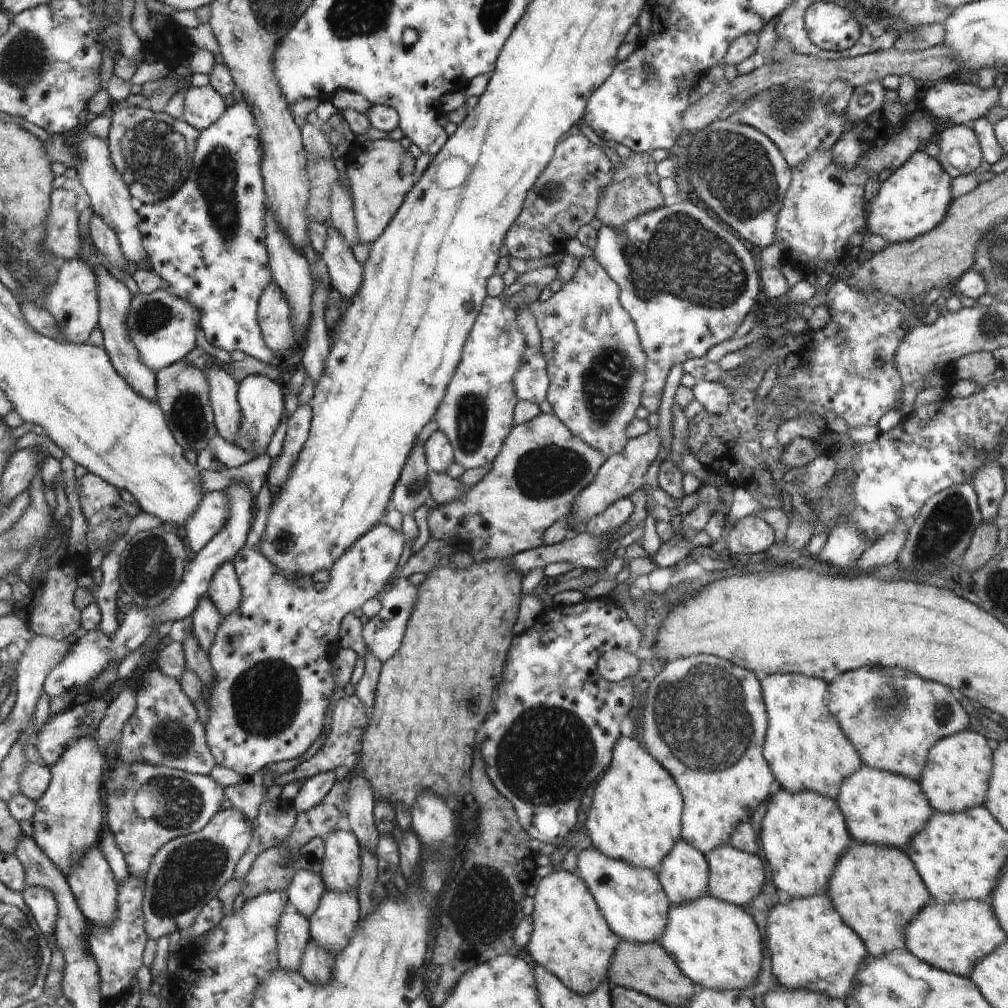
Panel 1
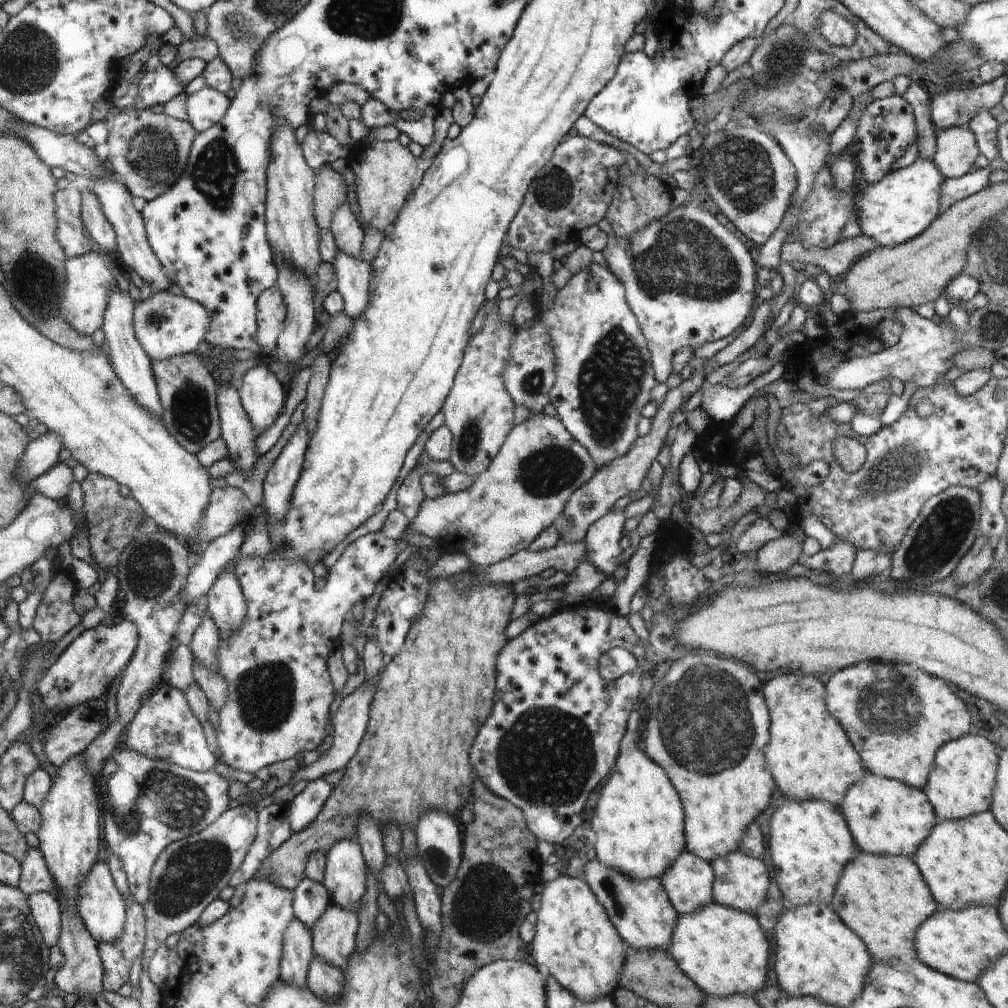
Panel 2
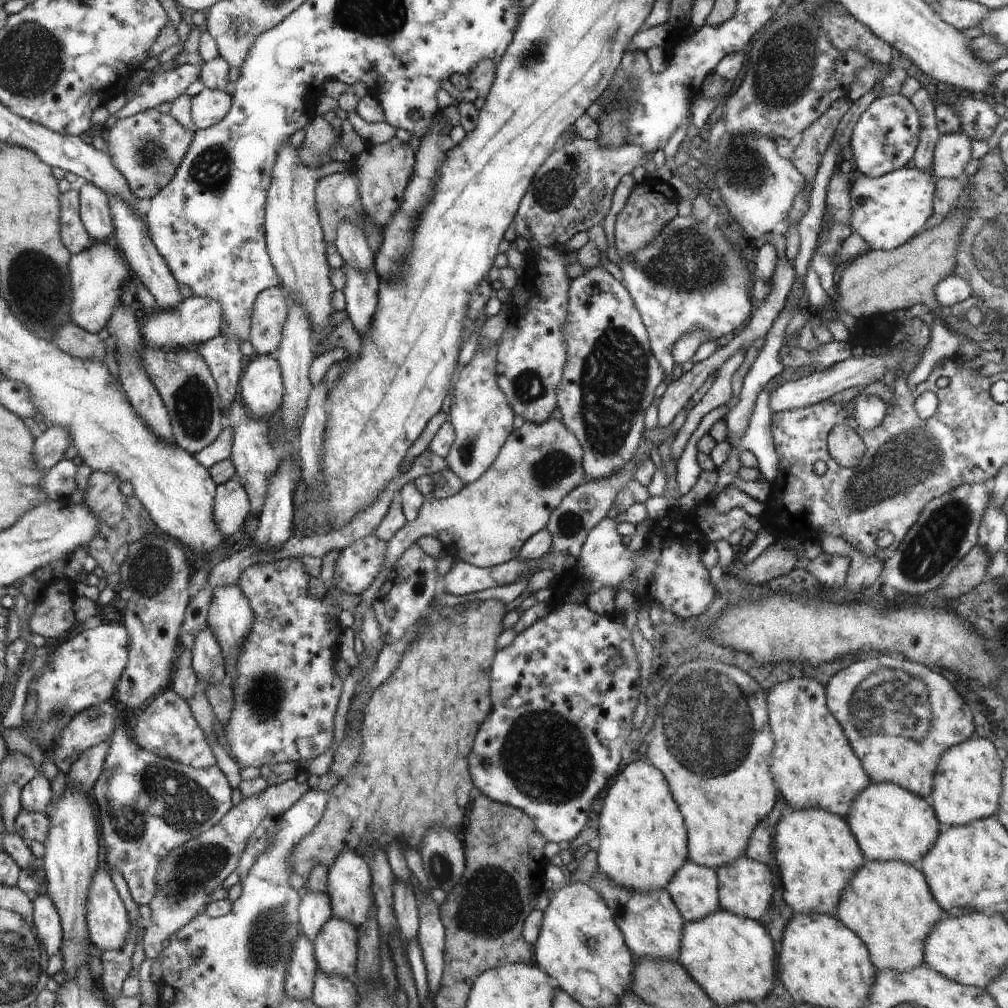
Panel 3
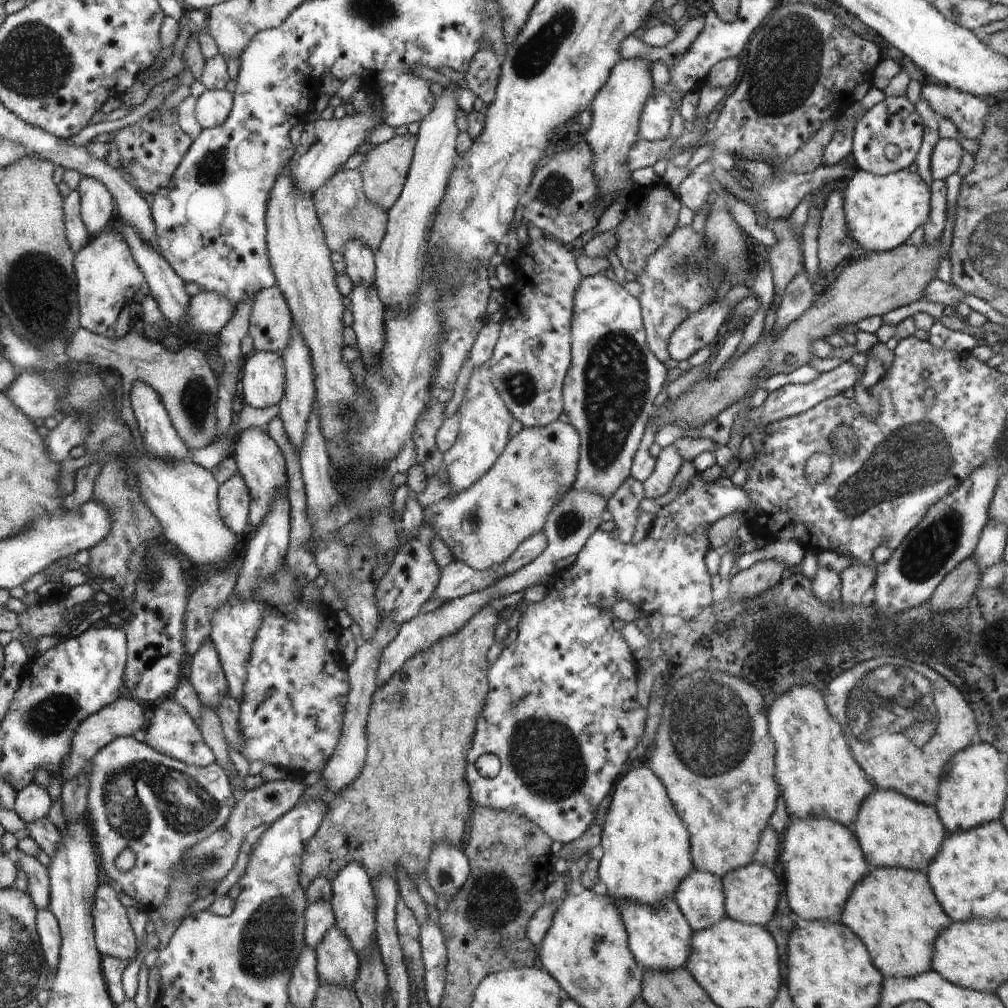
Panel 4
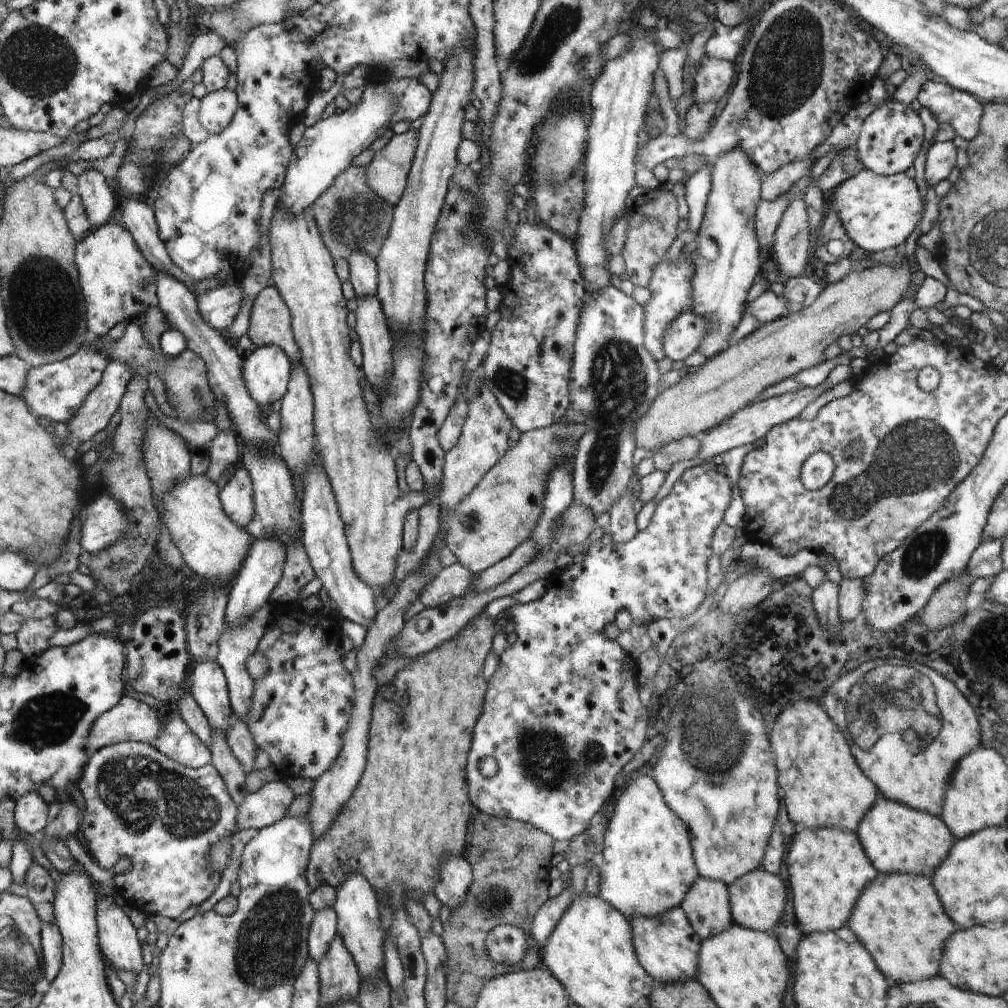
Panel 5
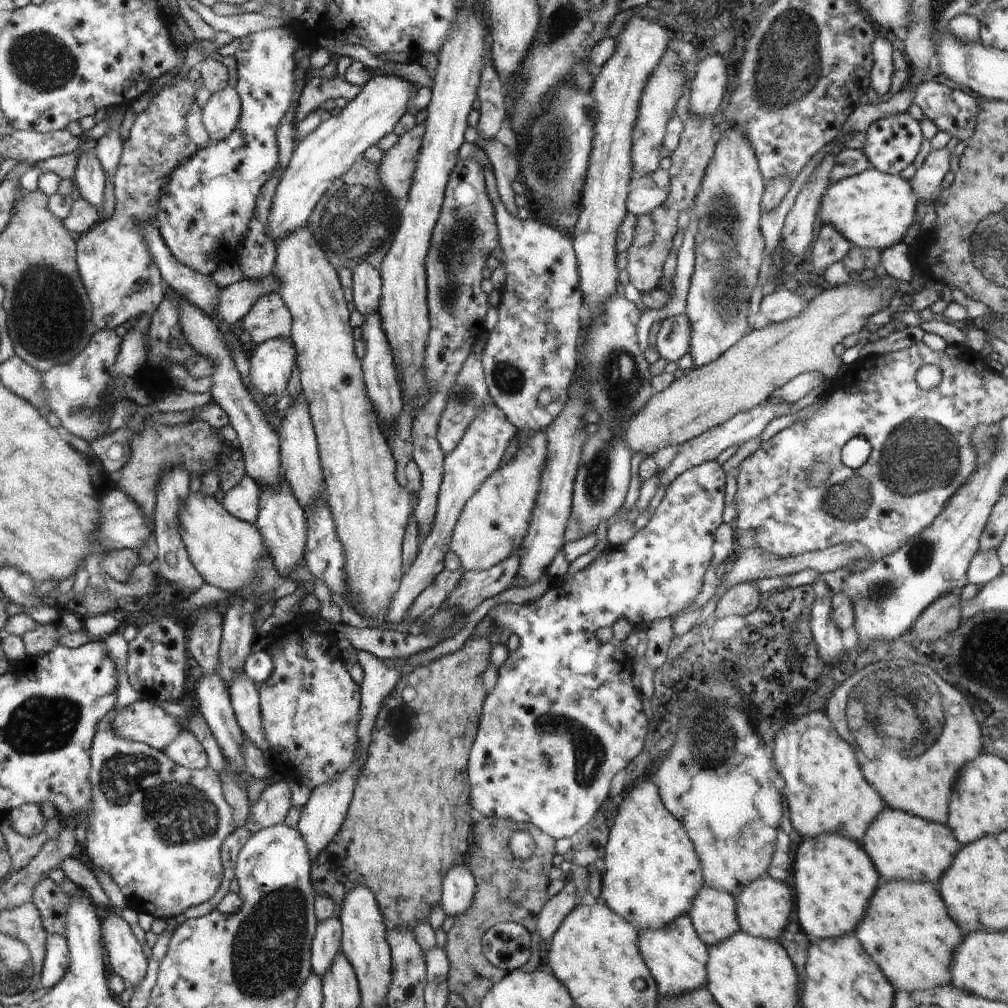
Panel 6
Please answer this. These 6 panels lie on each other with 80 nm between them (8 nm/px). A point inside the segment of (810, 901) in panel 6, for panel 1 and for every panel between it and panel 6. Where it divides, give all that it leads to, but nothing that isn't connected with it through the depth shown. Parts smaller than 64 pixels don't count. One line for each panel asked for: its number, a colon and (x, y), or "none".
1: (803, 835)
2: (810, 843)
3: (817, 854)
4: (822, 859)
5: (828, 868)

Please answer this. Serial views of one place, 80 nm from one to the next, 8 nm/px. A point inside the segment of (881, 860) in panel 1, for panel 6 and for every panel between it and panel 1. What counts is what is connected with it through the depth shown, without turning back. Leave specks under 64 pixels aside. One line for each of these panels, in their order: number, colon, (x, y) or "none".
2: (884, 899)
3: (888, 904)
4: (893, 911)
5: (899, 919)
6: (907, 931)

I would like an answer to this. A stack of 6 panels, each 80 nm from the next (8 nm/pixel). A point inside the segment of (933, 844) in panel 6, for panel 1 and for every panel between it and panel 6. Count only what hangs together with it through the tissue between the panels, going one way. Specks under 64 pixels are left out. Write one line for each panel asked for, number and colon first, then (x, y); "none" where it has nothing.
1: (880, 808)
2: (886, 817)
3: (889, 823)
4: (893, 830)
5: (897, 839)

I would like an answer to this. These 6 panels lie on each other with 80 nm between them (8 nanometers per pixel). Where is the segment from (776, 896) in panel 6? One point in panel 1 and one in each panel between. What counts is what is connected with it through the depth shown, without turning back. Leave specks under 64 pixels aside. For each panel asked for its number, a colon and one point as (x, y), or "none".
1: (737, 877)
2: (741, 882)
3: (745, 886)
4: (751, 893)
5: (757, 900)

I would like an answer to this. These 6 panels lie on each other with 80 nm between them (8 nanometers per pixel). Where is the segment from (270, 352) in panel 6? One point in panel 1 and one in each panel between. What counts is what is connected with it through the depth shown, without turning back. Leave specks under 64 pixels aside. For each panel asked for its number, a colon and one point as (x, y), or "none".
1: (261, 401)
2: (262, 396)
3: (260, 390)
4: (262, 380)
5: (267, 372)

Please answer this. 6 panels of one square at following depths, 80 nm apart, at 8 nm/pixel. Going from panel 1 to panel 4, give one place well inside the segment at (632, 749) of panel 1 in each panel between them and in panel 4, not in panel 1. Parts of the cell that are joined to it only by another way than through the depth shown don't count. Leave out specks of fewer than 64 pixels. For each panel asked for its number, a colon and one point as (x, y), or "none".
2: (639, 820)
3: (643, 839)
4: (647, 852)

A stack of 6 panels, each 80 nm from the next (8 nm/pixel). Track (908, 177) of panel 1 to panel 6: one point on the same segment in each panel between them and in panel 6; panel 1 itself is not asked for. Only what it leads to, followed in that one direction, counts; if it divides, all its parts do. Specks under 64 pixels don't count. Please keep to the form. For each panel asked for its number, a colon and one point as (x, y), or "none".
2: (899, 207)
3: (886, 211)
4: (881, 212)
5: (878, 212)
6: (873, 210)

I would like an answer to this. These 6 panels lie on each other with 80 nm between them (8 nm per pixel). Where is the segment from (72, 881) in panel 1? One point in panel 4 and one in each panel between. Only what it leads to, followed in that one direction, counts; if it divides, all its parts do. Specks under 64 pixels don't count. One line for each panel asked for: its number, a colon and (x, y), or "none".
2: (99, 903)
3: (109, 928)
4: (115, 938)

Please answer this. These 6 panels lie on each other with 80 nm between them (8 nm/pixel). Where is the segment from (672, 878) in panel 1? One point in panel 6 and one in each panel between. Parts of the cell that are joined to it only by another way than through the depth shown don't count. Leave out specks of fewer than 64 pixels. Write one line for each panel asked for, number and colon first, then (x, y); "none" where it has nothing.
2: (689, 882)
3: (694, 889)
4: (700, 896)
5: (707, 907)
6: (713, 912)

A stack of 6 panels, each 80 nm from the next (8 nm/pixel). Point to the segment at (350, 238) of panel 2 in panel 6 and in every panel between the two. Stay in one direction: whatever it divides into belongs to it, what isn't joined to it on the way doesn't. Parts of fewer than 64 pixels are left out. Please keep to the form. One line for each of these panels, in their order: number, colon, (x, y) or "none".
3: (351, 243)
4: (360, 263)
5: (363, 274)
6: (367, 288)

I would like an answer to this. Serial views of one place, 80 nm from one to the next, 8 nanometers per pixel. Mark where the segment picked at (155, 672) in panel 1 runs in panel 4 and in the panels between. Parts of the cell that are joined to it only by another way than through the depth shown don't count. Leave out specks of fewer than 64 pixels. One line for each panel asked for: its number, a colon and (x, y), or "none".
2: (165, 728)
3: (165, 725)
4: (171, 731)

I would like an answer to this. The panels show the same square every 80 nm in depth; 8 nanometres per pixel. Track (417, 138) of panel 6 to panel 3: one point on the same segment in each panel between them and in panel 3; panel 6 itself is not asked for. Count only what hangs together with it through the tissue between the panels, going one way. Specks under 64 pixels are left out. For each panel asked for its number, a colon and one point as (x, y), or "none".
3: (384, 170)
4: (385, 170)
5: (388, 172)

